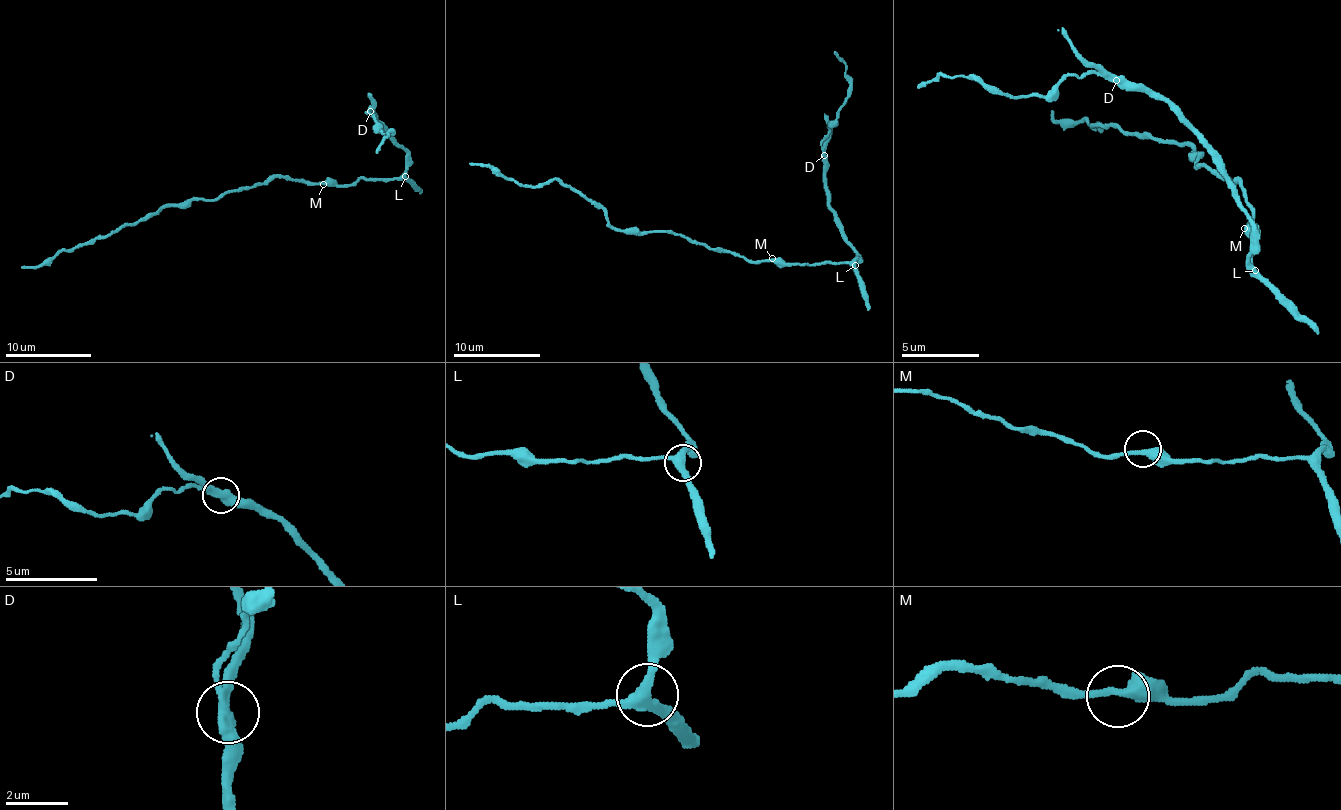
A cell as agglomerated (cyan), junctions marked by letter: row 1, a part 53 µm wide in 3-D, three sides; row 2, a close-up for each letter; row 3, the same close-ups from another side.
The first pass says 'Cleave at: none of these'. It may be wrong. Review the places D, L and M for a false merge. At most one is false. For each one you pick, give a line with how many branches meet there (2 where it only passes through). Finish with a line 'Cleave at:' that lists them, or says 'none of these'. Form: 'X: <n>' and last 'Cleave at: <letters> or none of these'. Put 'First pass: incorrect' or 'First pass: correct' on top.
First pass: incorrect
D: 3
Cleave at: D

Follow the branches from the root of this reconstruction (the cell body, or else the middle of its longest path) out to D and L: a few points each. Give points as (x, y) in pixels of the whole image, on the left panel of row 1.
D: (325, 183), (355, 185), (362, 177), (398, 179), (405, 171), (407, 149), (396, 142), (391, 132), (370, 111)
L: (325, 183), (355, 185), (362, 177), (403, 179), (405, 176)

